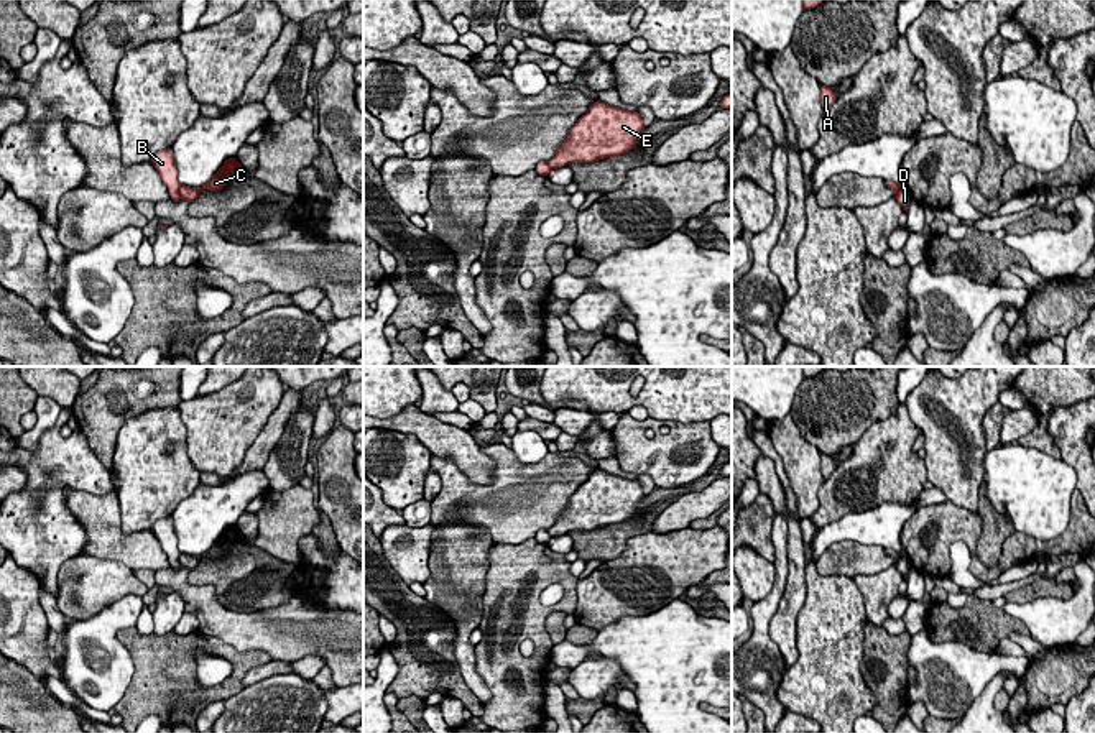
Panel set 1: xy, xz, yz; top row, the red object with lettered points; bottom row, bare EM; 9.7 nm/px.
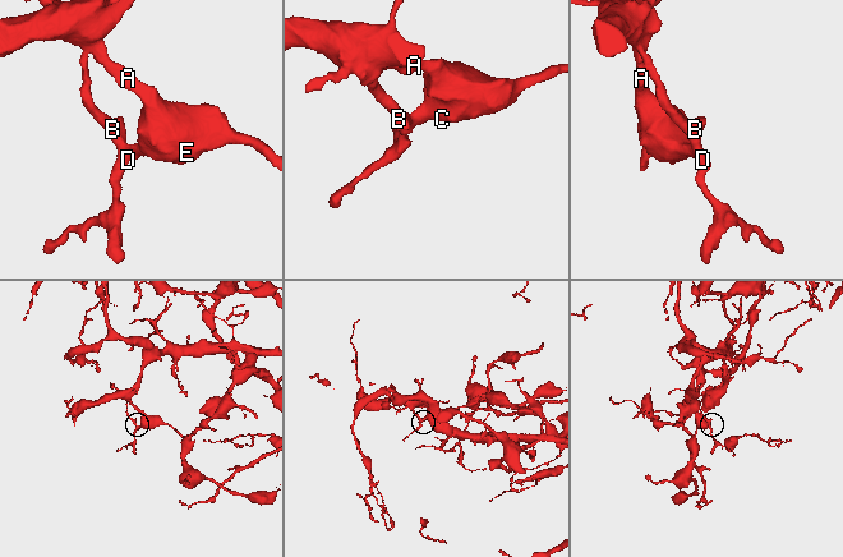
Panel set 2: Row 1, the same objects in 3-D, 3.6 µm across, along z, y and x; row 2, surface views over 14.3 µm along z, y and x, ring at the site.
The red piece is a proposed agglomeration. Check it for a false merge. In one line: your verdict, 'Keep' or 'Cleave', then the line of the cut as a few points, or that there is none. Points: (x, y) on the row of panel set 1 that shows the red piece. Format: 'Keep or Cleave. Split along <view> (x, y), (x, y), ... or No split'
Cleave. Split along xy (181, 184), (180, 196)

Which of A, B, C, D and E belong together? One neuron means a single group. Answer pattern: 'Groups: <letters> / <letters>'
Groups: A C E / B D

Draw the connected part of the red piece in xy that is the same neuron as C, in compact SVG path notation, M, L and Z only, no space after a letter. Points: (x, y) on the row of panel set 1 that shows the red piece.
M229 158L224 161L224 164L220 166L220 169L201 187L189 187L189 186L179 186L179 194L182 199L186 199L187 202L192 202L194 199L199 197L199 194L204 189L209 191L220 191L225 186L225 177L227 176L237 176L237 174L243 174L243 176L253 176L248 174L240 163L237 161L237 158Z

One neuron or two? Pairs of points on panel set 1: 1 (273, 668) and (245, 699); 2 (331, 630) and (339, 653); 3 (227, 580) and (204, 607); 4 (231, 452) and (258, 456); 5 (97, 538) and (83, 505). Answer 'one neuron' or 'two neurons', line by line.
1: two neurons
2: one neuron
3: two neurons
4: two neurons
5: one neuron

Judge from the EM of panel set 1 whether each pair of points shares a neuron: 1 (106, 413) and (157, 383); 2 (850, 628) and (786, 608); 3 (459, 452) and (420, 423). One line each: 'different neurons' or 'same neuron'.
1: same neuron
2: different neurons
3: same neuron

